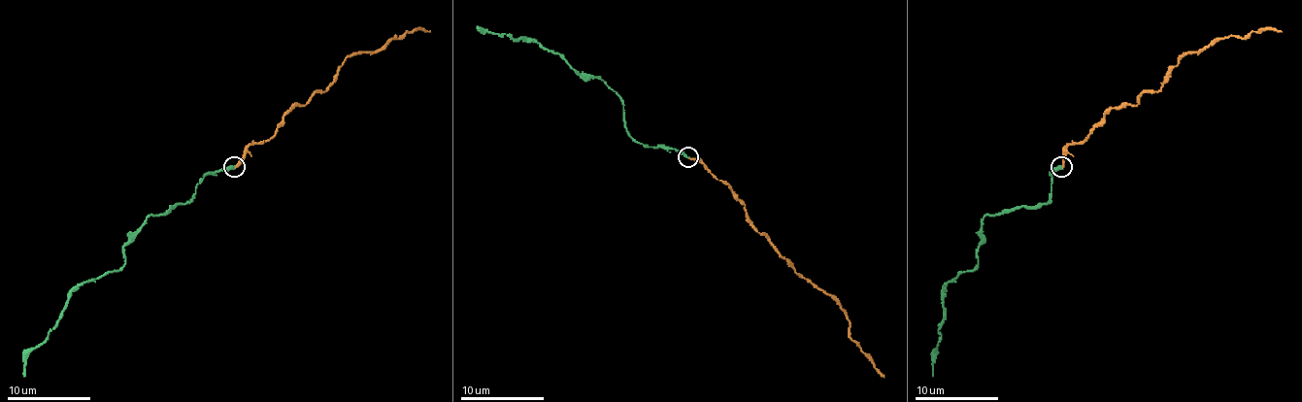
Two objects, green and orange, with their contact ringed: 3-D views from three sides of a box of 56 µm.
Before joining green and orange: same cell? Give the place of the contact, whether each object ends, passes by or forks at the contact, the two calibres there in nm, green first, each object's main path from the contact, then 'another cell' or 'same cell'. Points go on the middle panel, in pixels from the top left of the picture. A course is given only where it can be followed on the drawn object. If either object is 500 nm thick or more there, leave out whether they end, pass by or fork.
place (688, 157); green passes by; orange ends; calibres 240 and 280 nm; course green (687, 156), (637, 142), (624, 125), (622, 100), (599, 77), (579, 75), (557, 53), (532, 42), (478, 29); course orange (689, 158), (698, 158), (725, 182), (756, 232), (798, 274), (832, 297), (845, 314), (851, 339), (884, 377); same cell

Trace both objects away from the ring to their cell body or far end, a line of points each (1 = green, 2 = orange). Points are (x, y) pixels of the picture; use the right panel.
1: (1061, 167), (1052, 171), (1051, 198), (1047, 203), (1004, 209), (982, 219), (977, 265), (946, 284), (933, 377)
2: (1063, 167), (1069, 144), (1086, 138), (1111, 109), (1157, 91), (1185, 53), (1230, 35), (1281, 31)

